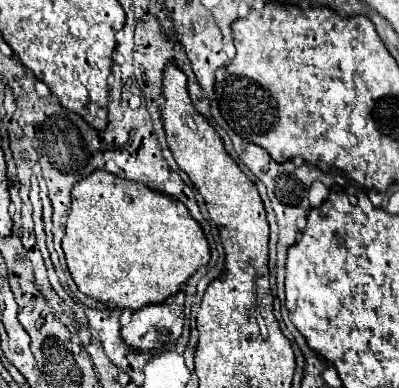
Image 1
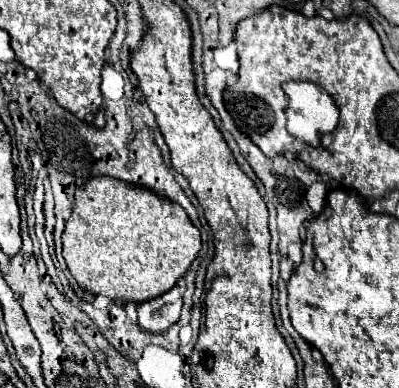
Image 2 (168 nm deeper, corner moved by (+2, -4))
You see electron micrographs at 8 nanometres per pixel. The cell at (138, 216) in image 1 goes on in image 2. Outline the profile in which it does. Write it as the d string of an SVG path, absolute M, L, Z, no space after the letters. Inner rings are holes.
M96 176L86 186L76 190L74 210L66 222L62 242L64 260L78 284L90 294L102 294L118 302L146 302L168 292L176 280L186 274L202 248L200 232L190 222L182 206L160 198L146 188L130 186L108 176Z

